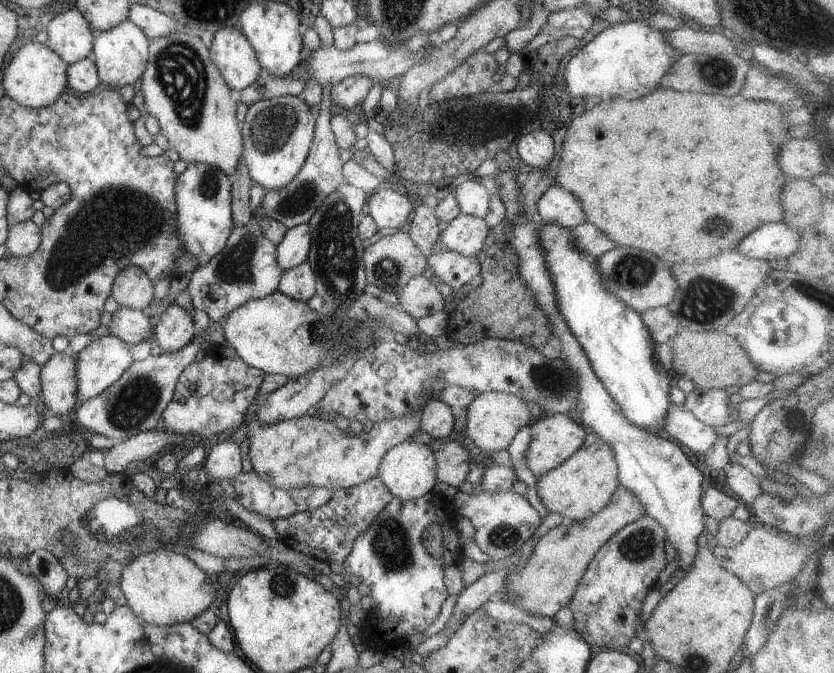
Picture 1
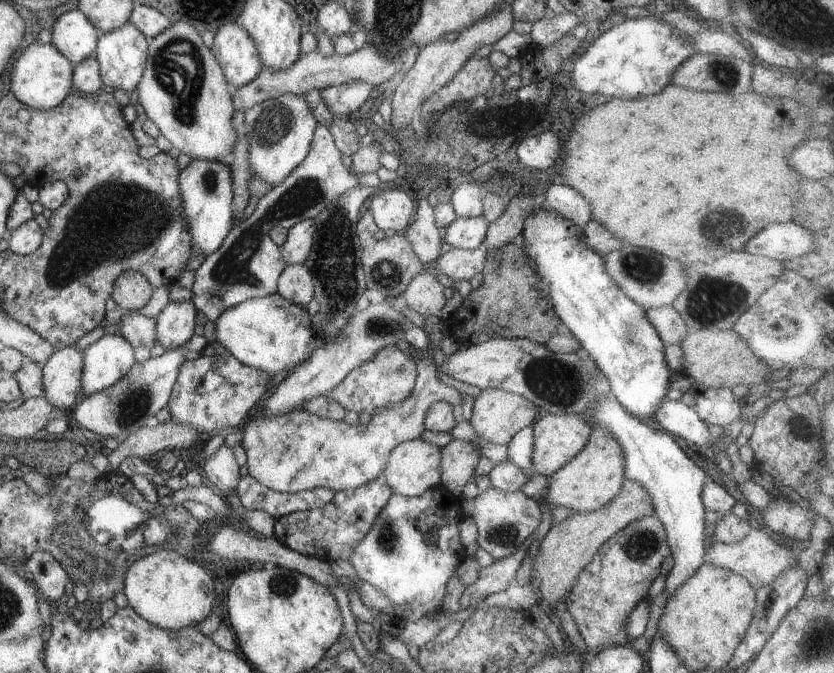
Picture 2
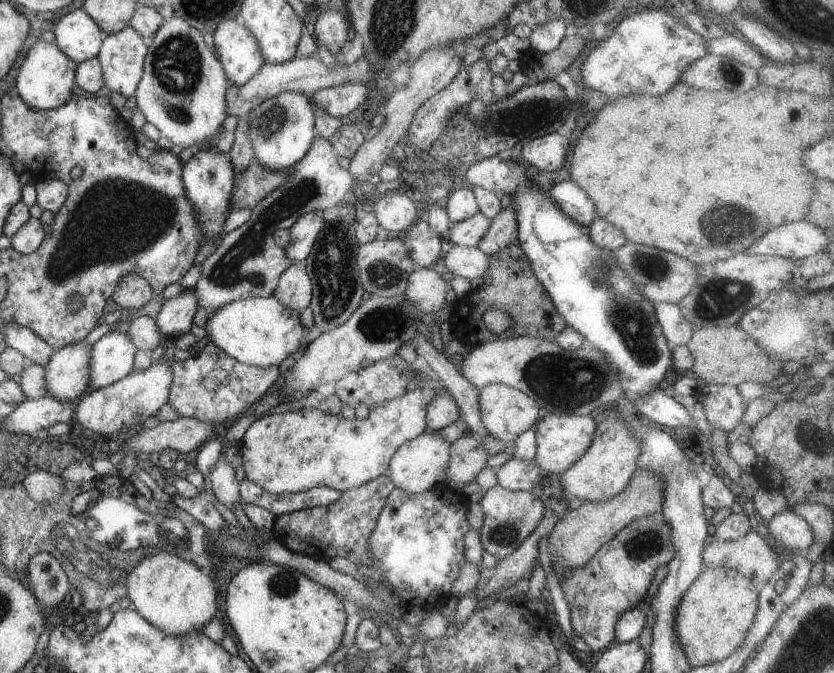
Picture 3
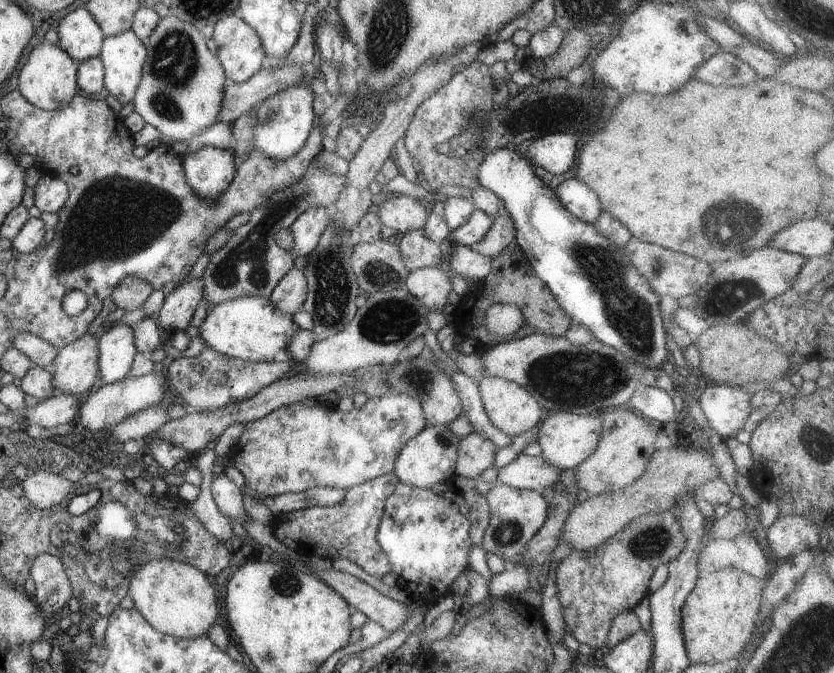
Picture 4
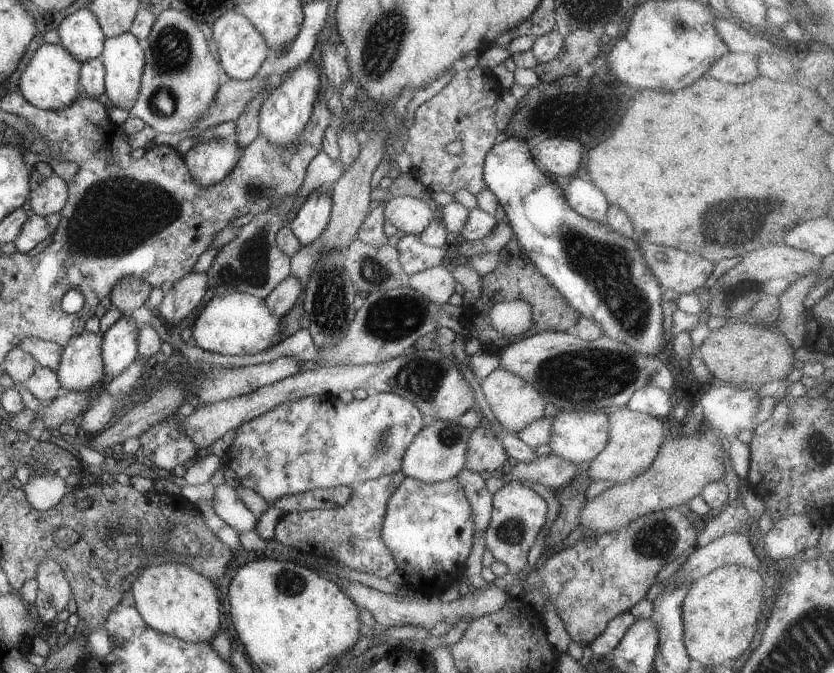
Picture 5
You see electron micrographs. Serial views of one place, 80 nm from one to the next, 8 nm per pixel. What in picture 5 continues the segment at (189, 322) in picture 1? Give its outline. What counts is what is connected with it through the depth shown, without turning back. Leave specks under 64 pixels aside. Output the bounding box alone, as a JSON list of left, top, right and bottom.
[155,270,208,329]

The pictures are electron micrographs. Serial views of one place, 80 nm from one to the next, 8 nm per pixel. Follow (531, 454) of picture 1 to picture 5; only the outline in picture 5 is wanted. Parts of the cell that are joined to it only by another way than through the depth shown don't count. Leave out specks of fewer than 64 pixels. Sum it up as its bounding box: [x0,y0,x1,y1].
[551,411,609,462]

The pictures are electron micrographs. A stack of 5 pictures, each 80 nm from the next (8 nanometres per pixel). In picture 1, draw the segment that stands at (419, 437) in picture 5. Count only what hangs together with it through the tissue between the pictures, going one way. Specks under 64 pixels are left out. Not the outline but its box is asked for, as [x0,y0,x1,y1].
[378,440,438,499]

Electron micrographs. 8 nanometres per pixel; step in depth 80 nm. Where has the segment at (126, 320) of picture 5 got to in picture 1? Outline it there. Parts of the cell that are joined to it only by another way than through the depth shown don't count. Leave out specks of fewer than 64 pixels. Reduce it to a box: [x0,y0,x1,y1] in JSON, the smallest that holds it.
[77,335,132,402]

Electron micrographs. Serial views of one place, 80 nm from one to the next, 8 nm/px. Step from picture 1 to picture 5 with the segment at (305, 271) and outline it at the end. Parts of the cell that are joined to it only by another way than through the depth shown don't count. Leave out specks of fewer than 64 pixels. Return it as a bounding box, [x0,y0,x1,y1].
[265,275,304,319]

